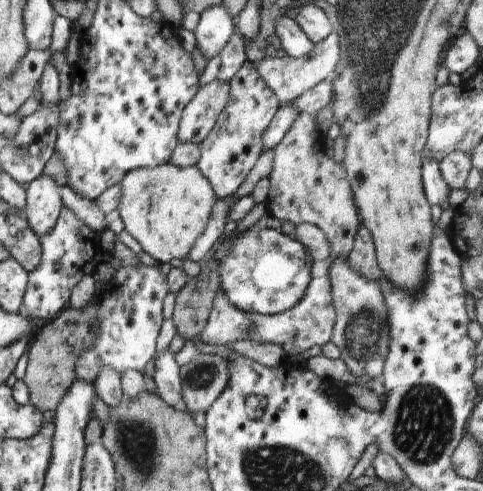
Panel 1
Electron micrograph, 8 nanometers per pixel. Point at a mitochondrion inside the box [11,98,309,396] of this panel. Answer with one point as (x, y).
(202, 375)

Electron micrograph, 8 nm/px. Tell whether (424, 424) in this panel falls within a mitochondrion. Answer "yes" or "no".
yes

